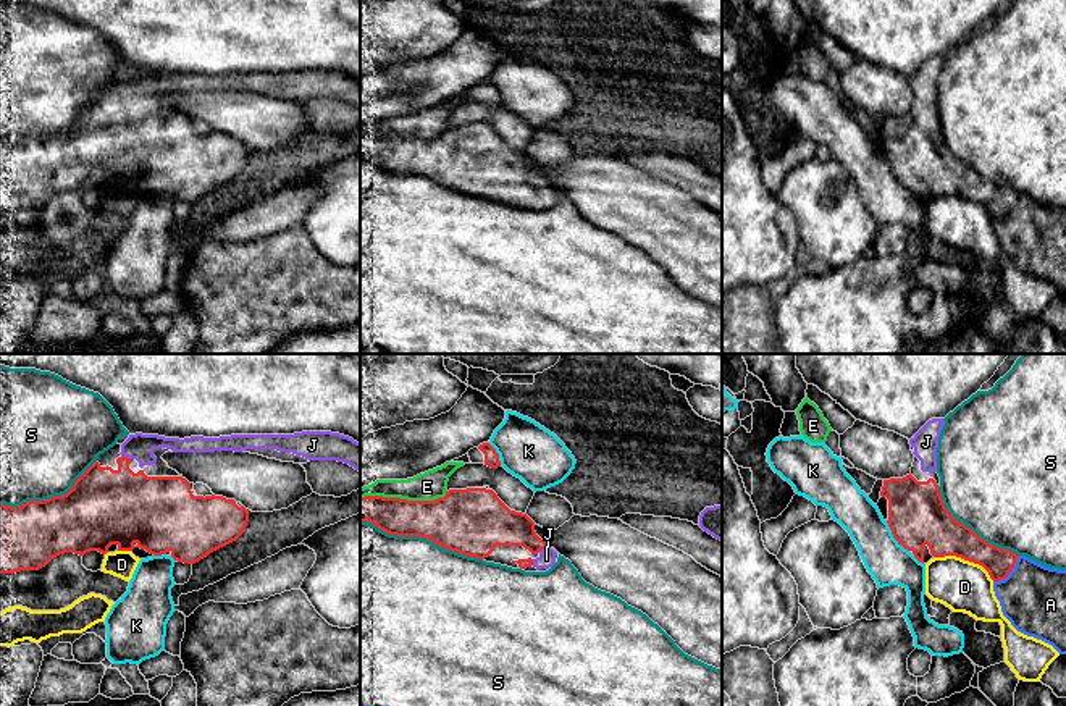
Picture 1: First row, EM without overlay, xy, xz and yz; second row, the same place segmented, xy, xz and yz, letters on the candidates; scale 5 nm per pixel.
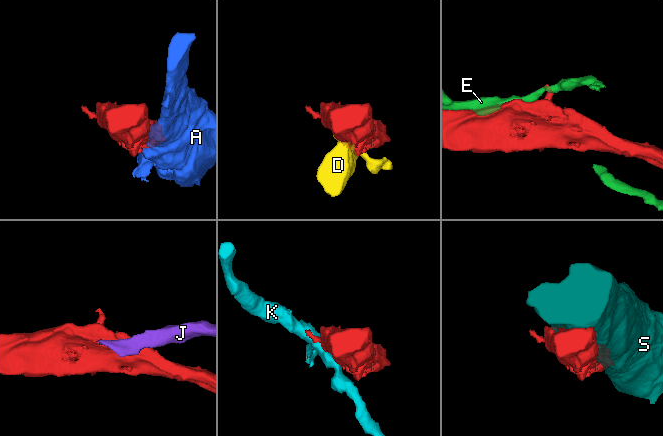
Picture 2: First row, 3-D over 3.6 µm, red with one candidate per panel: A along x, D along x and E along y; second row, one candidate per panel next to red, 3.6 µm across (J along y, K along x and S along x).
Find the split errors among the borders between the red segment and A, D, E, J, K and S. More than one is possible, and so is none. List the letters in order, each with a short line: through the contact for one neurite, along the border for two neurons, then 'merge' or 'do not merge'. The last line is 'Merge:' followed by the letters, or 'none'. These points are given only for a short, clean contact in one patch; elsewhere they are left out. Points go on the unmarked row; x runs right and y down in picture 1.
A: do not merge
D: do not merge
E: do not merge
J: line xz (499, 163), (517, 167), (543, 186), (546, 197); merge
K: do not merge
S: do not merge
Merge: J

